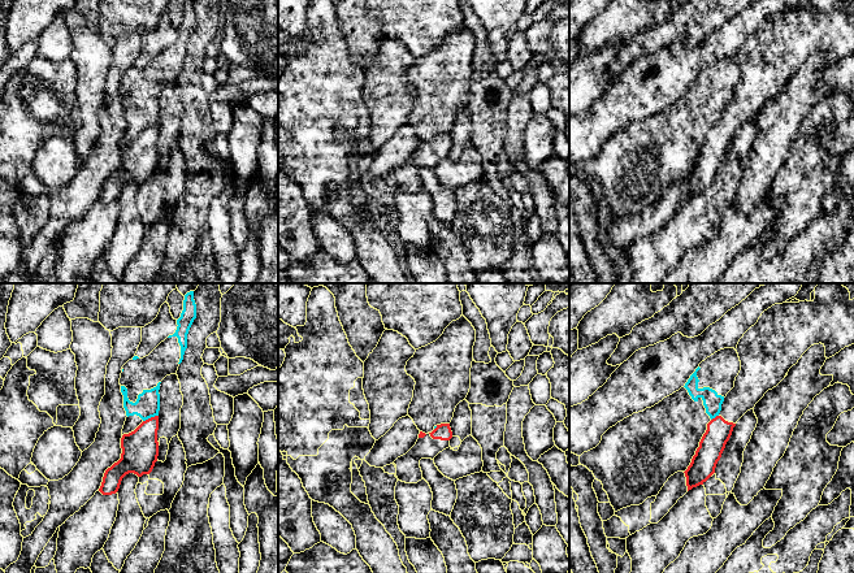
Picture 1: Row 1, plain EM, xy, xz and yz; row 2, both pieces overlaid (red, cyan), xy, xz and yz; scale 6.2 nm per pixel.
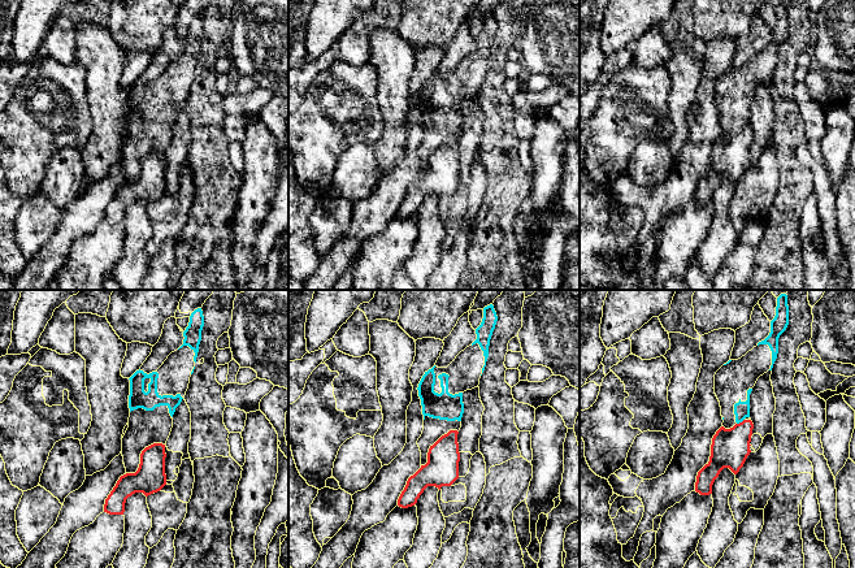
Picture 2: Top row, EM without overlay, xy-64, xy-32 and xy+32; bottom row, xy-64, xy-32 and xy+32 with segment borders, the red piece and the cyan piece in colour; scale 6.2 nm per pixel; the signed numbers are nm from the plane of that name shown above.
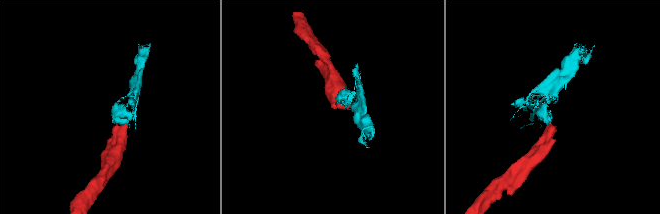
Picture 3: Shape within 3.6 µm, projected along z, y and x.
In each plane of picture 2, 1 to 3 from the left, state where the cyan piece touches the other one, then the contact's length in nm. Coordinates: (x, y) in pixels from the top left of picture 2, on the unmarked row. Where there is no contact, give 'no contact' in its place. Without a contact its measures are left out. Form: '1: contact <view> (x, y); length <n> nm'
1: no contact
2: no contact
3: contact xy+32 (740, 131); length 60 nm

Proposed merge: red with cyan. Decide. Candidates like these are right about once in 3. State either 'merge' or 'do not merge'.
do not merge

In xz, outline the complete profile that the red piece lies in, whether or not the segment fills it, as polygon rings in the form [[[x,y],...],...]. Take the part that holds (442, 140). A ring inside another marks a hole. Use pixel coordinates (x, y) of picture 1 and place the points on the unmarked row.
[[[441,133],[432,142],[420,140],[416,153],[403,165],[398,166],[394,173],[396,174],[396,186],[406,192],[417,192],[422,188],[420,177],[421,168],[432,168],[450,156],[452,140],[450,133]]]

